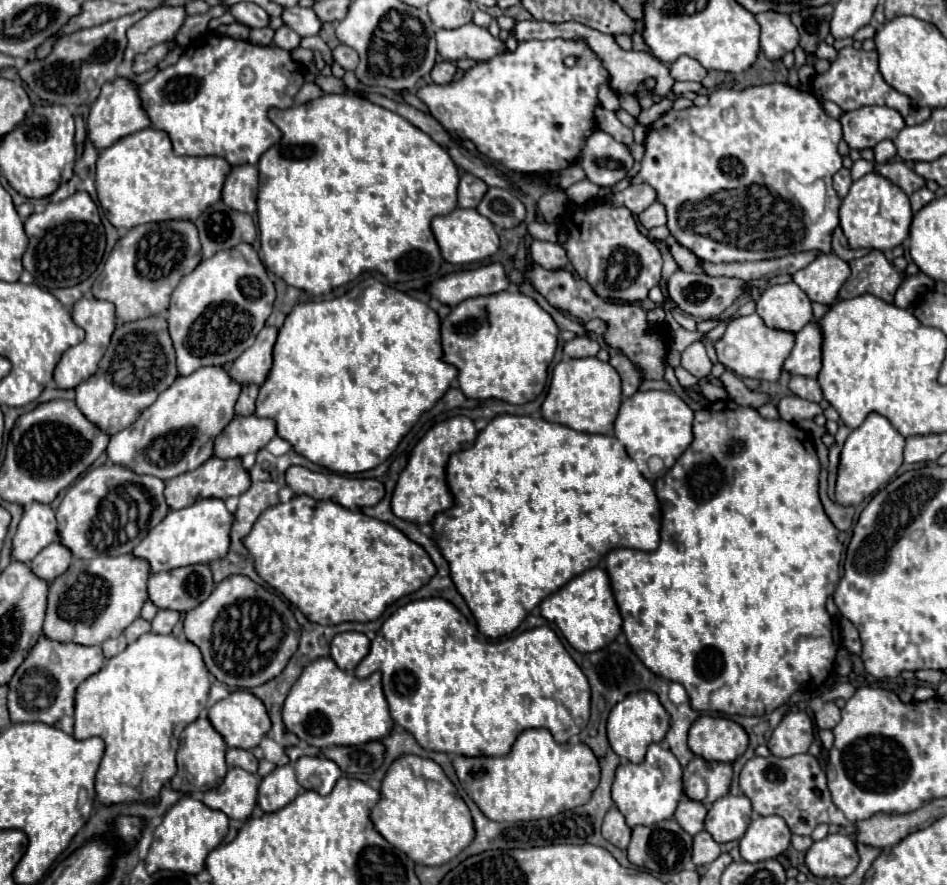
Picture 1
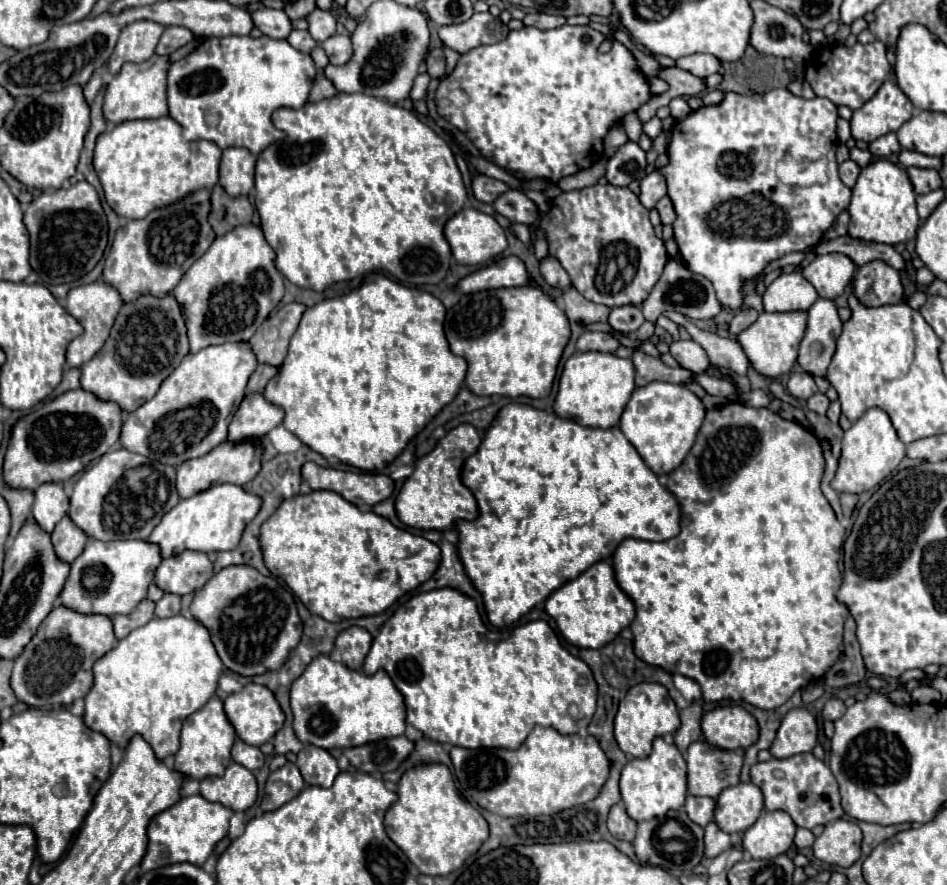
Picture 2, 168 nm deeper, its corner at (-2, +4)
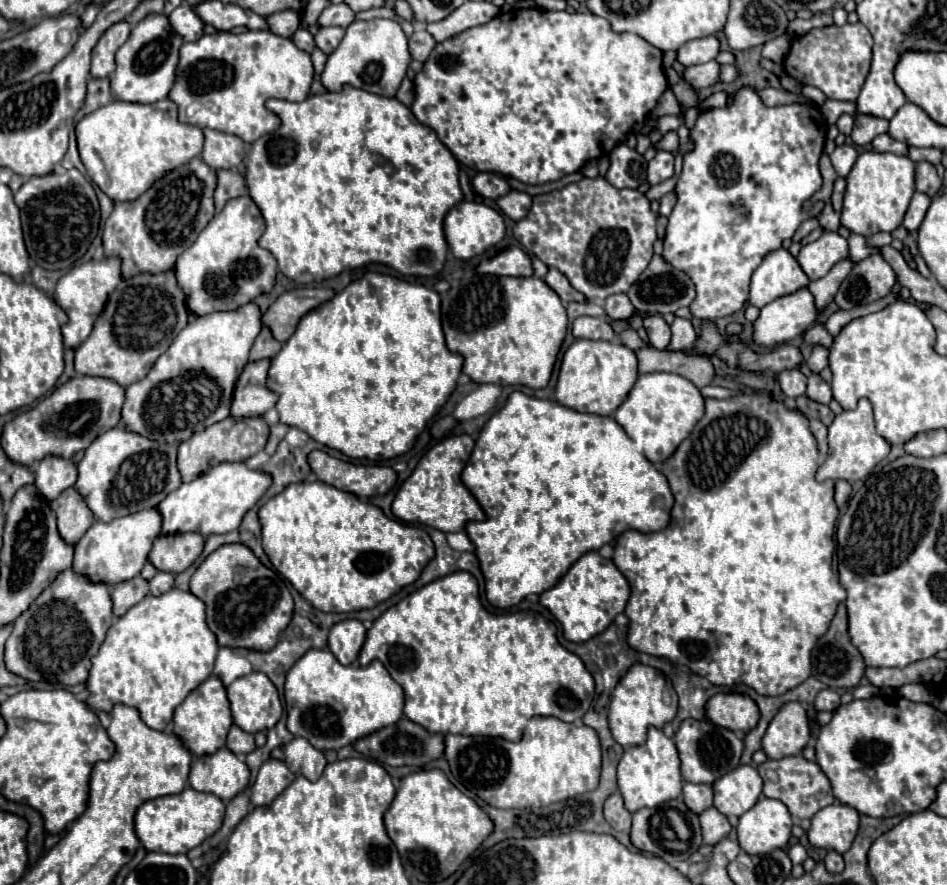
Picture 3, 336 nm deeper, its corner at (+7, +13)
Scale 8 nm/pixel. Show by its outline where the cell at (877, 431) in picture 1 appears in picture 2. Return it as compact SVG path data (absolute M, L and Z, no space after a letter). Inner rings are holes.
M873 407L865 411L865 415L851 425L851 429L845 431L839 469L831 481L831 487L843 493L863 493L881 483L891 471L895 471L895 467L901 463L903 457L905 457L905 445L899 441L891 425L891 419L887 417L885 411Z

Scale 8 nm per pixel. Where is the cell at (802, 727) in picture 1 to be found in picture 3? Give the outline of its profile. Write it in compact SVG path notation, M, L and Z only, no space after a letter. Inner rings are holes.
M800 702L784 704L774 716L762 738L762 750L768 758L784 758L804 750L810 738L810 726Z

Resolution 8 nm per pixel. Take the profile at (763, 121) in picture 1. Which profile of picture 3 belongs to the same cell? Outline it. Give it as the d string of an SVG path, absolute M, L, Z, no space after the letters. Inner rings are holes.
M742 86L732 96L732 104L726 104L724 108L702 110L698 114L698 120L690 128L690 140L692 140L694 148L684 154L684 166L682 166L682 172L680 172L680 176L676 180L676 186L674 186L678 202L676 202L676 206L672 210L672 214L668 216L668 226L666 226L666 236L664 236L664 252L662 252L666 262L670 262L678 270L684 270L692 278L692 282L696 284L696 300L690 304L692 316L714 320L714 318L730 316L730 314L742 310L746 306L746 300L748 300L750 278L752 278L754 270L758 268L758 264L770 252L778 250L784 240L792 238L796 228L804 220L808 220L812 216L818 216L822 212L824 202L816 202L808 212L802 210L802 204L806 200L810 200L822 188L822 174L820 174L820 168L818 168L818 160L820 160L820 154L822 154L822 148L824 148L824 138L826 138L826 120L824 120L822 112L820 112L820 108L816 104L794 102L794 104L784 104L784 106L766 106L762 102L762 98L760 98L760 92L756 88L752 88L752 86Z

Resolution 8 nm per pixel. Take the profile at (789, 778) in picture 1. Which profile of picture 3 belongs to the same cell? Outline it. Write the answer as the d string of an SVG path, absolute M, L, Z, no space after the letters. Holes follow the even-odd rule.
M802 754L786 756L786 758L780 758L780 760L766 760L764 764L758 766L758 772L764 780L764 796L784 802L788 812L798 820L812 818L818 810L822 810L824 806L830 806L834 802L832 786L830 786L828 776L822 772L822 768L816 762L806 760ZM770 772L776 772L774 780L772 780ZM820 792L824 792L826 798L822 798L822 800L816 798L816 794L820 794Z

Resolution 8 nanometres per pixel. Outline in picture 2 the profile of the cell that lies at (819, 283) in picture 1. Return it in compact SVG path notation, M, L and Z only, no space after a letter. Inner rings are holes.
M843 253L817 255L805 269L803 275L817 289L819 297L837 299L849 285L857 265Z

